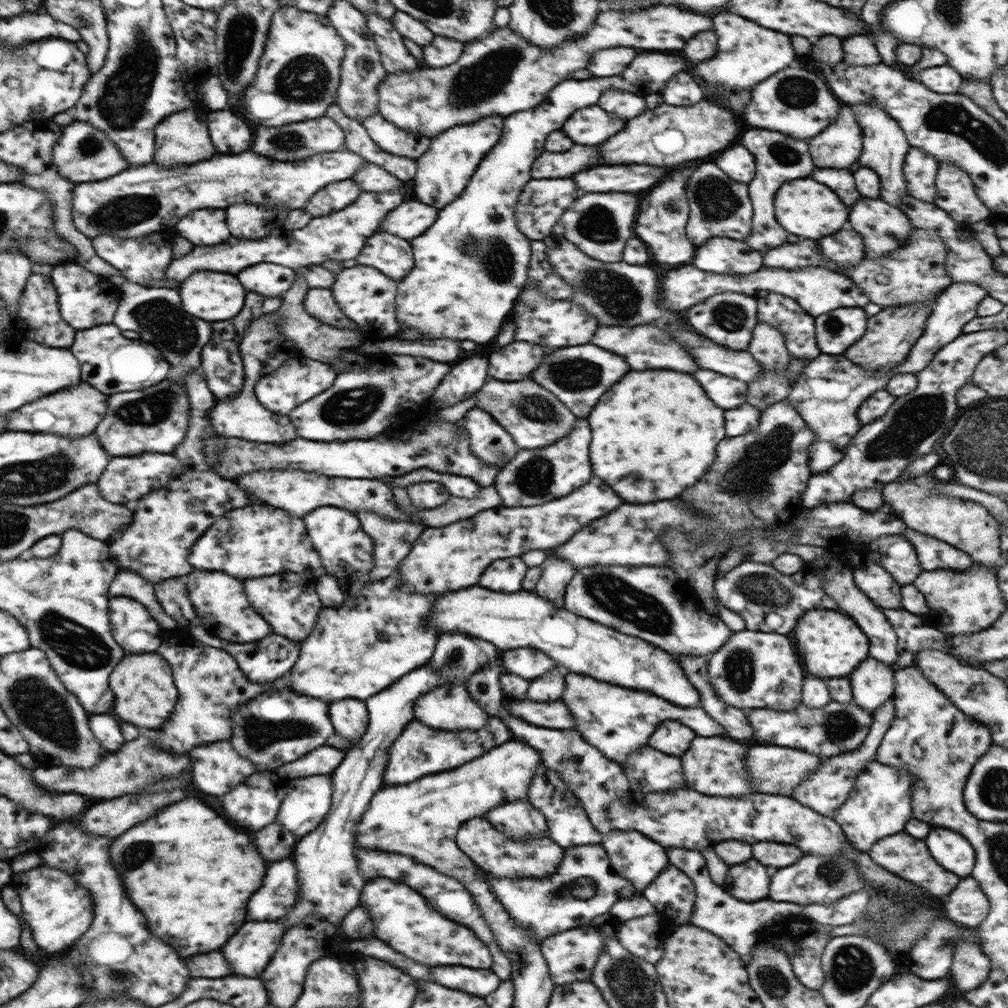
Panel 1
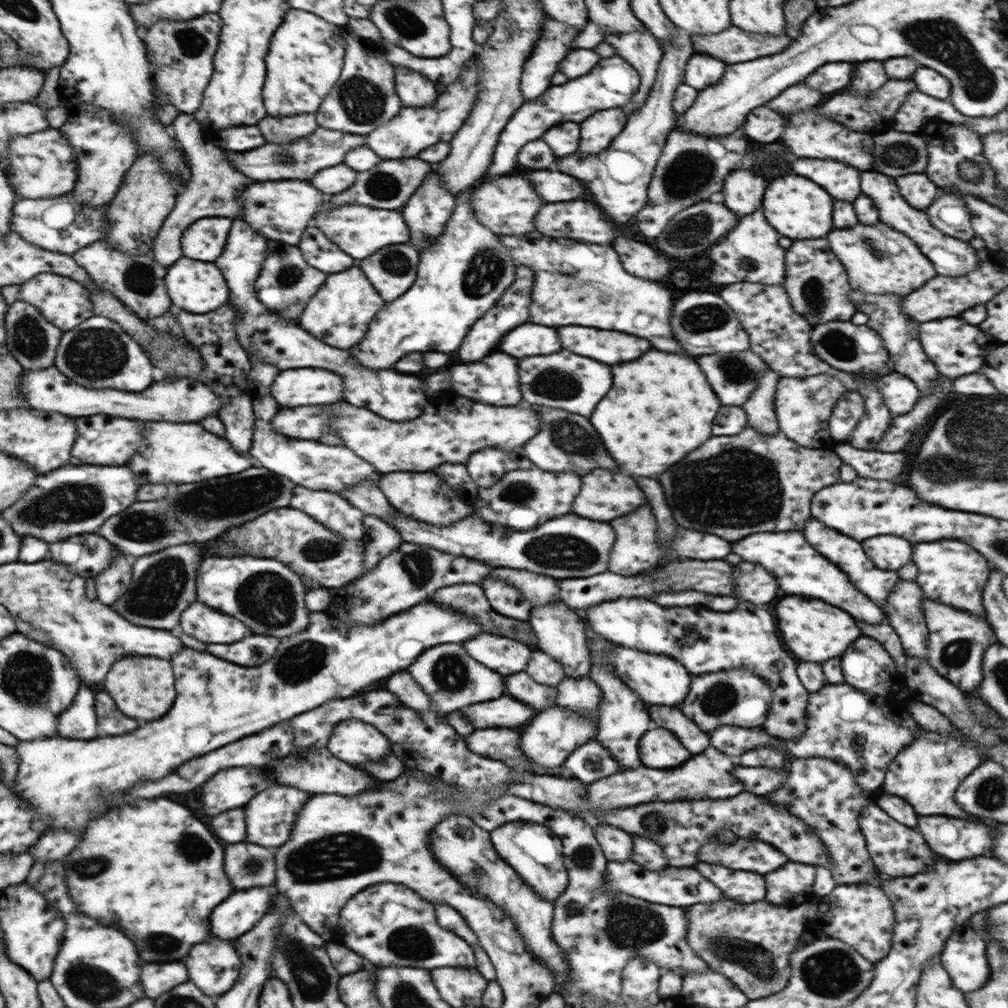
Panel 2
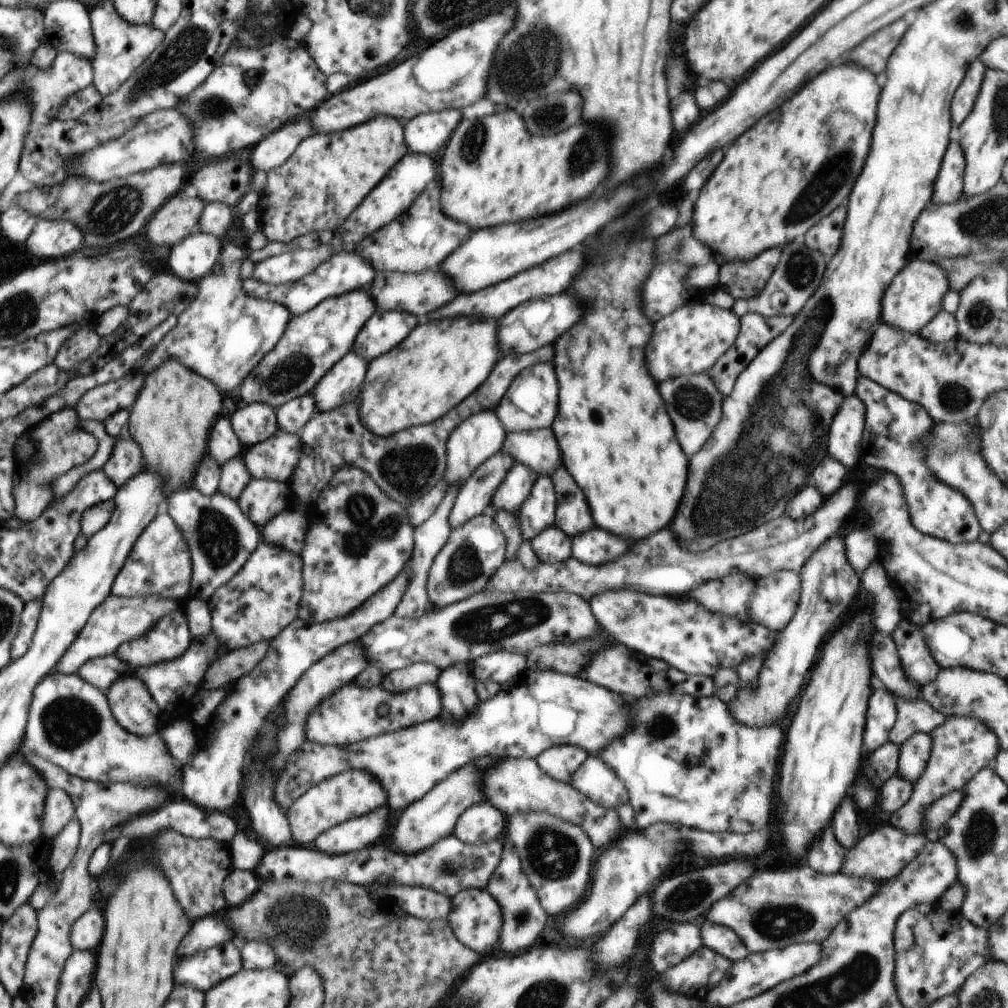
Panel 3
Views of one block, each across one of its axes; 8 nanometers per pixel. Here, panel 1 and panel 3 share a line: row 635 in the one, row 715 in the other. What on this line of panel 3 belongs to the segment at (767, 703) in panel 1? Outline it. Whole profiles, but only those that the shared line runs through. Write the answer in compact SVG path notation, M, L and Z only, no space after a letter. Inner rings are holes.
M836 532L832 538L822 544L812 558L806 562L806 566L799 572L802 576L802 592L800 592L800 604L796 608L796 614L792 620L779 631L774 648L759 663L758 684L754 688L742 688L737 684L738 692L727 703L732 718L750 728L762 728L774 724L780 720L786 712L786 708L792 702L792 696L803 690L804 676L814 664L816 652L822 646L826 634L832 630L832 626L838 622L840 614L850 606L854 600L858 588L860 588L860 574L850 566L846 558L846 542L844 532Z

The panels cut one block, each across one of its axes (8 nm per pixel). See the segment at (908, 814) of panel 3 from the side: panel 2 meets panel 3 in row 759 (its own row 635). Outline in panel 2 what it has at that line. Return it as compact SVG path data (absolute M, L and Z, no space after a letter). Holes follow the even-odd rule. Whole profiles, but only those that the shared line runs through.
M926 596L922 599L925 621L928 627L928 662L940 676L958 686L961 691L979 687L982 676L984 650L996 643L990 623L980 615L960 610Z

